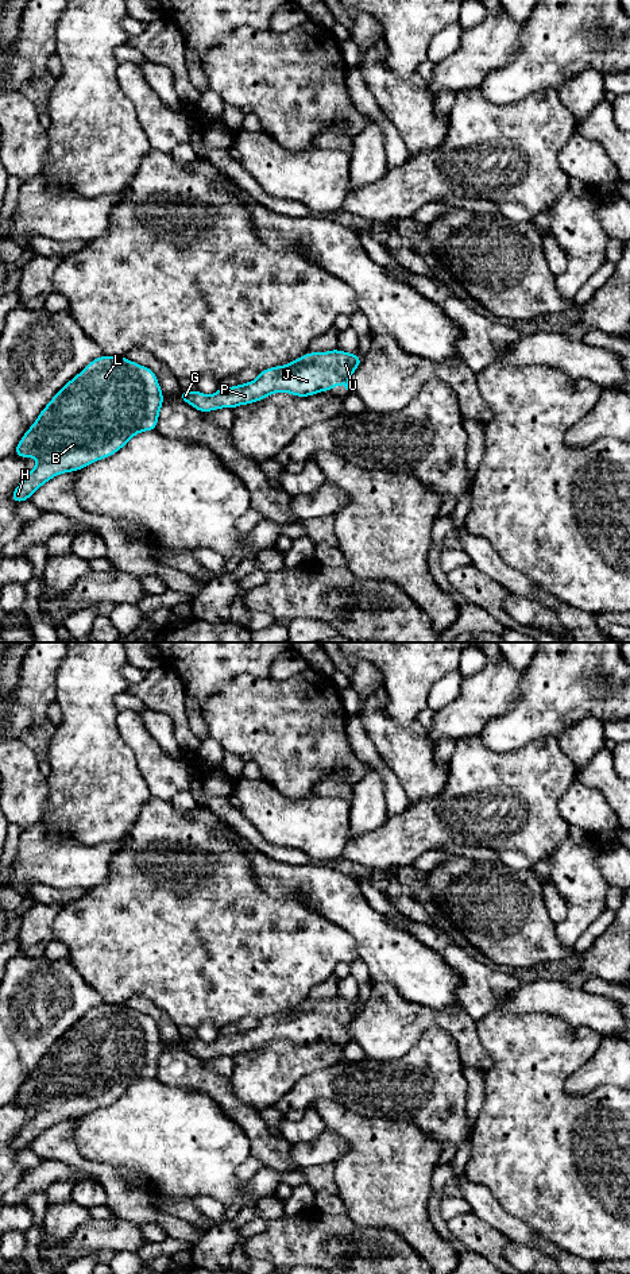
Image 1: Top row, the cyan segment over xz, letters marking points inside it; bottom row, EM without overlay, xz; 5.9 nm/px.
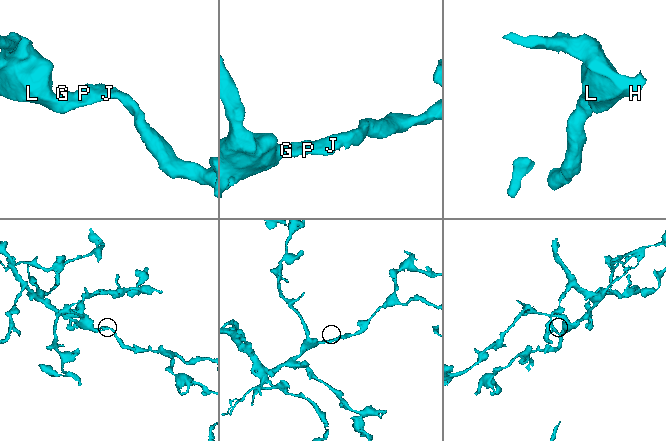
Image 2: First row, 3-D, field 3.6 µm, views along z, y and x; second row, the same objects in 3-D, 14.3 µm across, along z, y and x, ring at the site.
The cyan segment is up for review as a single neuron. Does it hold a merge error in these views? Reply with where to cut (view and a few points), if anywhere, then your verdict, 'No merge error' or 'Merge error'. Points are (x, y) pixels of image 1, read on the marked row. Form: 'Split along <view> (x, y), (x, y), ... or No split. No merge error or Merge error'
No split. No merge error

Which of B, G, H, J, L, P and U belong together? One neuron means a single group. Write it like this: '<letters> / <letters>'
B G H J L P U

